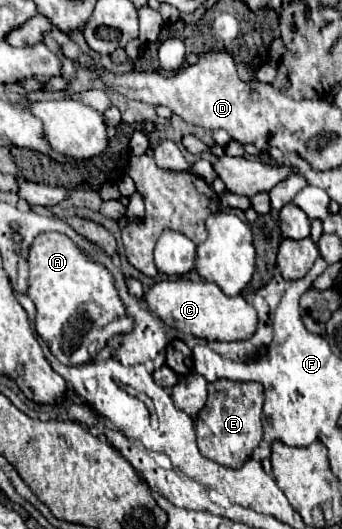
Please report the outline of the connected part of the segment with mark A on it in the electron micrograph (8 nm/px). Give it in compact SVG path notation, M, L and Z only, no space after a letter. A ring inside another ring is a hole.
M60 233L38 235L28 253L28 267L28 297L36 305L36 333L60 363L88 363L106 347L108 339L132 331L132 319L126 315L110 271L92 263L68 237Z

